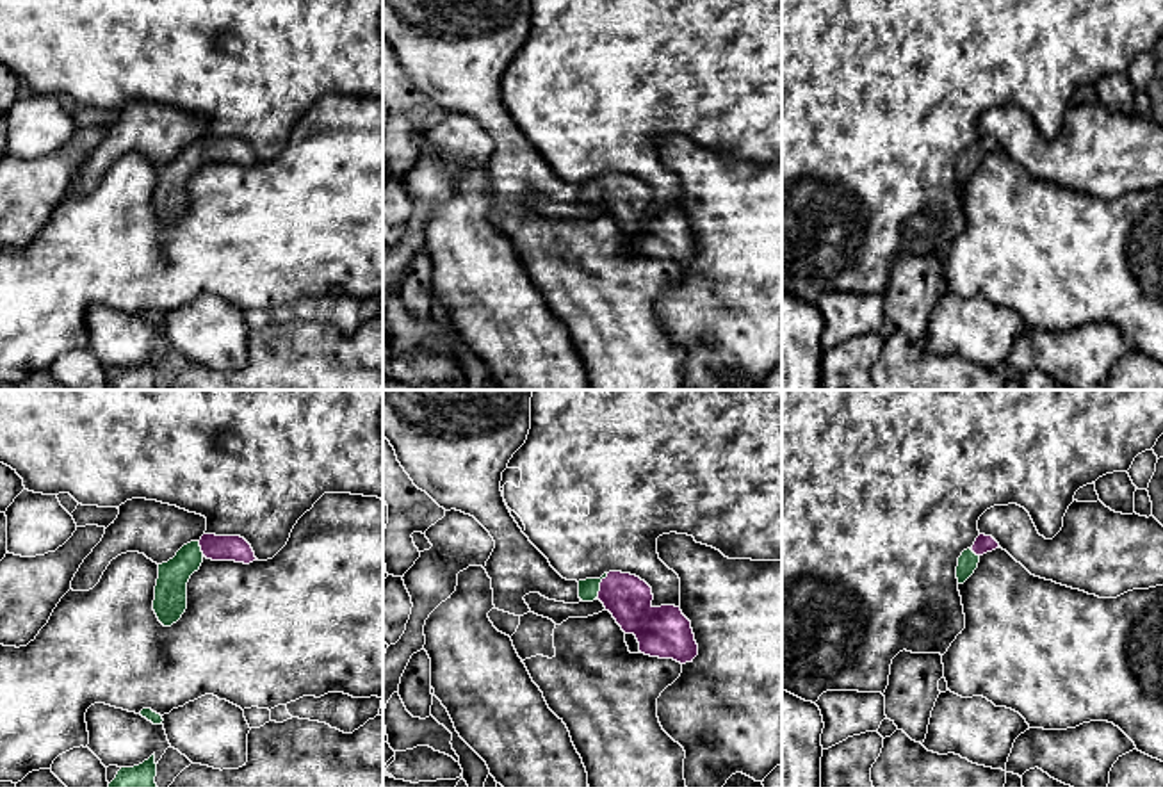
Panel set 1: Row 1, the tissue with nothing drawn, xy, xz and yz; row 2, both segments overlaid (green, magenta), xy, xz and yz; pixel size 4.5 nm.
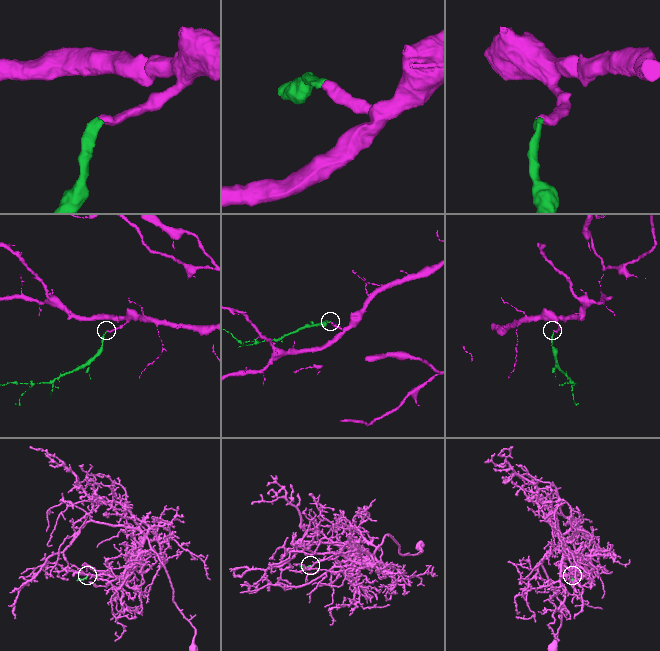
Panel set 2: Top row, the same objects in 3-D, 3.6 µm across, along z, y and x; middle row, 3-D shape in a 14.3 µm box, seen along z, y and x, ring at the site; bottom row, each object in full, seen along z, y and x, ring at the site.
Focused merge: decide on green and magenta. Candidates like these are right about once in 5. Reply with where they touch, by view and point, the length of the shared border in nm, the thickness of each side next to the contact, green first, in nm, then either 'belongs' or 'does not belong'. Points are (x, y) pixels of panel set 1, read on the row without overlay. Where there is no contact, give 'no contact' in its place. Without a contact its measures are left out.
xz (599, 187) | 130 nm | 100/200 nm | belongs

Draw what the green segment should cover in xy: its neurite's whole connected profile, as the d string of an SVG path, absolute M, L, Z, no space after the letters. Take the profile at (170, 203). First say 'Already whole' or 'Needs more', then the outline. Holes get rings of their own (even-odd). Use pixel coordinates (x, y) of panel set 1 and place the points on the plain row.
Needs more. M203 135L199 142L183 146L173 160L159 166L153 212L164 228L176 224L187 210L187 183L203 160L256 162L251 146L240 137Z

